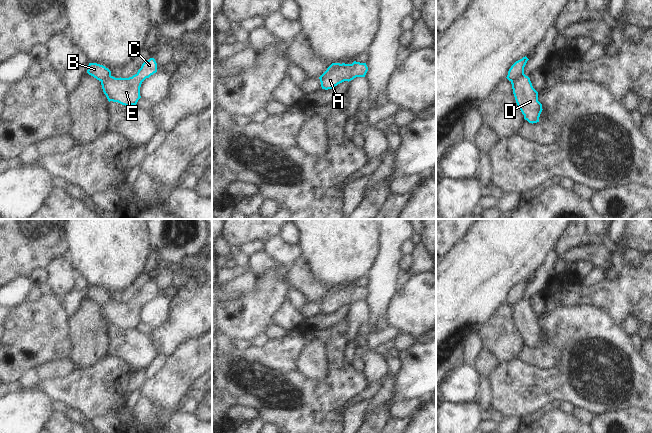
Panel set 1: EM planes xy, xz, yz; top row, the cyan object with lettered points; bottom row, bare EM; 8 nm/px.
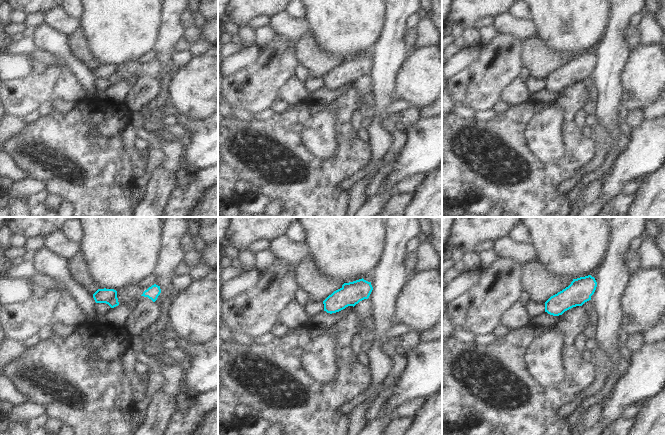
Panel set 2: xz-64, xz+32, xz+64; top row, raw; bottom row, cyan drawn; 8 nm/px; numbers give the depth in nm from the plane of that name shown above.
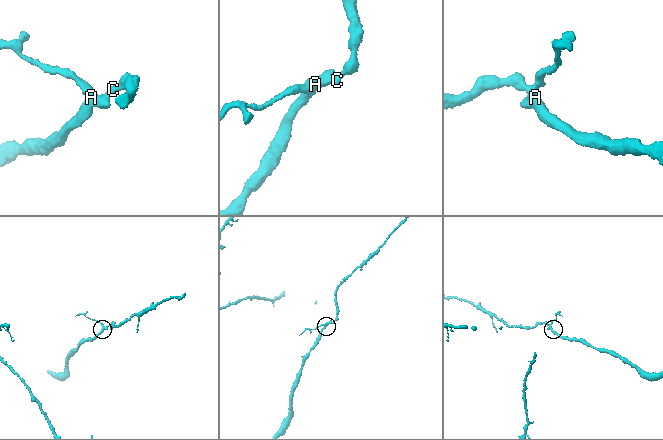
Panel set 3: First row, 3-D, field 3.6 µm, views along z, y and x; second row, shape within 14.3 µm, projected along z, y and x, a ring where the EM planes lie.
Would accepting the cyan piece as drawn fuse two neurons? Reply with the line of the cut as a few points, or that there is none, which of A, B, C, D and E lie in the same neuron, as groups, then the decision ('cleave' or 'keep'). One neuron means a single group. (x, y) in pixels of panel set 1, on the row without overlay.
cut in yz along (523, 296), (511, 306); A C D E / B; cleave

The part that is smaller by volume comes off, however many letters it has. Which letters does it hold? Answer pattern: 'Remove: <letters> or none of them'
Remove: B

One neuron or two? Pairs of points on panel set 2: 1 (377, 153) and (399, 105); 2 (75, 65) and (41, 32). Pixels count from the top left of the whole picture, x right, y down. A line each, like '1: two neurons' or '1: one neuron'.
1: one neuron
2: one neuron

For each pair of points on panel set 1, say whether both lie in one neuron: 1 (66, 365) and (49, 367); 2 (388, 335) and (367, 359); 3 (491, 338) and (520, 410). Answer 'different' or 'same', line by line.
1: same
2: same
3: different

